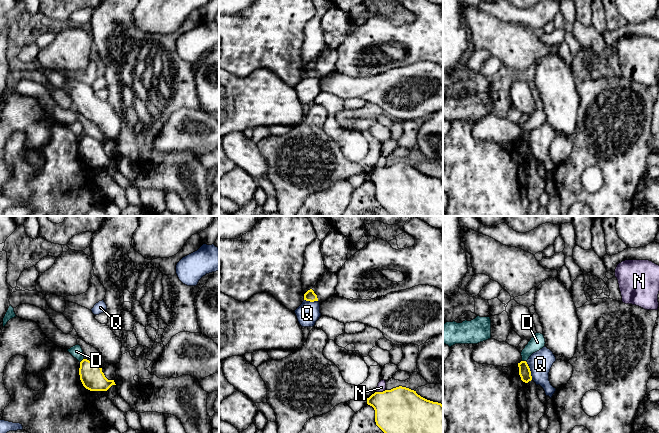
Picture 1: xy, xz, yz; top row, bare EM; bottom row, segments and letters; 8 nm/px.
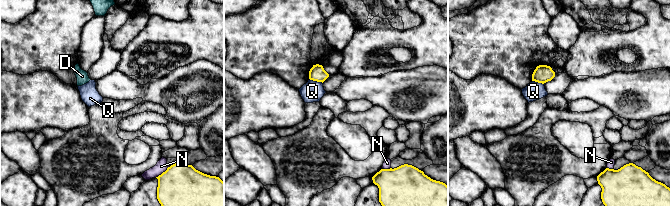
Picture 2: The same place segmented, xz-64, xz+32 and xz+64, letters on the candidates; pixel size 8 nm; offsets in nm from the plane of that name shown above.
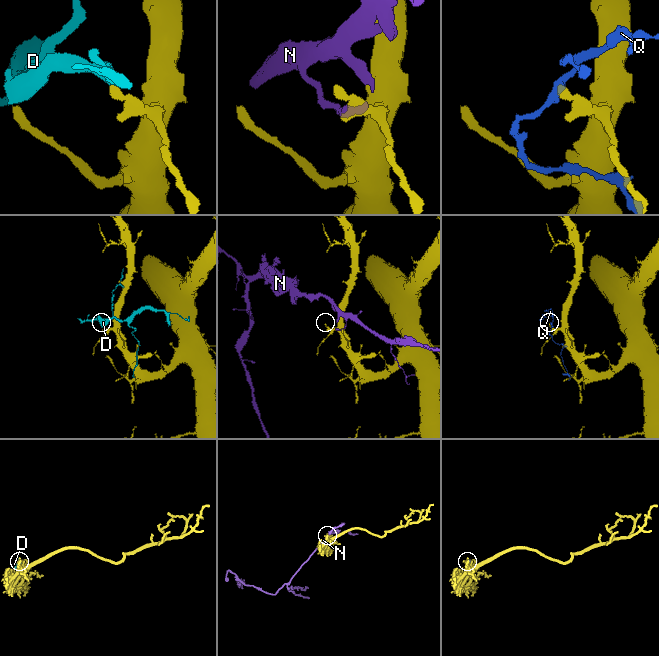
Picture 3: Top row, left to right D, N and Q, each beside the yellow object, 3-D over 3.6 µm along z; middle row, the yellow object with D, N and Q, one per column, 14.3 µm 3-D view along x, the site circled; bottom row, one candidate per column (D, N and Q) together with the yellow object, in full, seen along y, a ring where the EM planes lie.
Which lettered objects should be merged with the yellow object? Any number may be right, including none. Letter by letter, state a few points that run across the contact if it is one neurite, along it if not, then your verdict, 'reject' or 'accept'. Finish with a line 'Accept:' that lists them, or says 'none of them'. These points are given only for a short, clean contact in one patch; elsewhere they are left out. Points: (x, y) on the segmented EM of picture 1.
D: line yz (522, 360), (526, 362); reject
N: reject
Q: reject
Accept: none of them

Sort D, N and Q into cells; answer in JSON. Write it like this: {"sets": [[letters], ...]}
{"sets": [["D"], ["N"], ["Q"]]}

